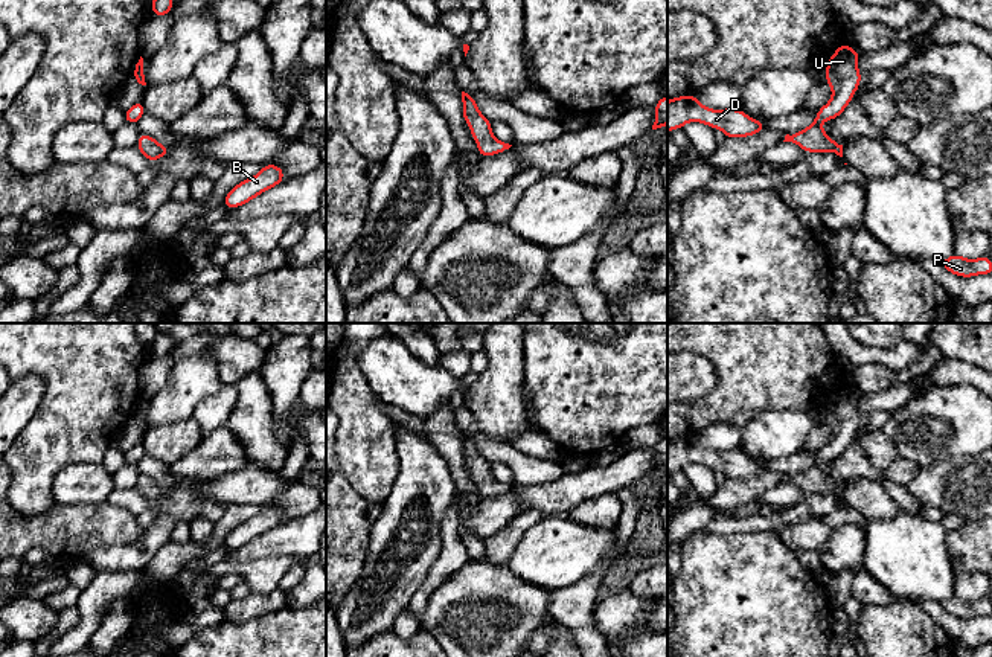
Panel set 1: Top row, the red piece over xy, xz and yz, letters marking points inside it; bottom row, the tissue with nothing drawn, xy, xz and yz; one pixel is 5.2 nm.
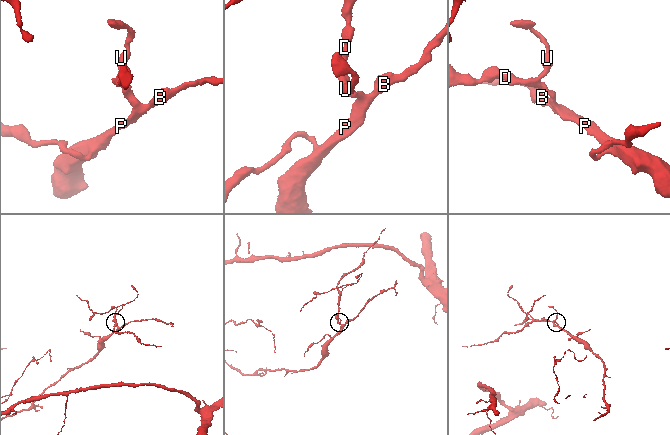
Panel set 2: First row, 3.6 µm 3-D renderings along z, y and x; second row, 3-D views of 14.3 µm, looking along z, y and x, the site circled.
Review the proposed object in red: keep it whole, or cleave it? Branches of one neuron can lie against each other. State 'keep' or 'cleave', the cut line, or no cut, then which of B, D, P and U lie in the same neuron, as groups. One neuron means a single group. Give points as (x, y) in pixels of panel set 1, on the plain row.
keep; cut none; groups B D P U

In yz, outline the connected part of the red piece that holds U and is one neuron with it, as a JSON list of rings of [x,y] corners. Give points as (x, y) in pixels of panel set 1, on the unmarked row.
[[[841,386],[835,392],[835,395],[827,401],[824,418],[832,430],[830,442],[817,453],[815,462],[808,470],[795,474],[794,477],[786,476],[783,483],[794,483],[808,494],[830,492],[843,498],[843,486],[827,479],[821,465],[824,462],[837,460],[850,445],[861,424],[858,399],[859,395],[847,386]]]

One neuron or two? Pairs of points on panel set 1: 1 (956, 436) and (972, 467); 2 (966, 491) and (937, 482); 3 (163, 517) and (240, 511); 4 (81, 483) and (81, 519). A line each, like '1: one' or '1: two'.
1: two
2: one
3: two
4: two

